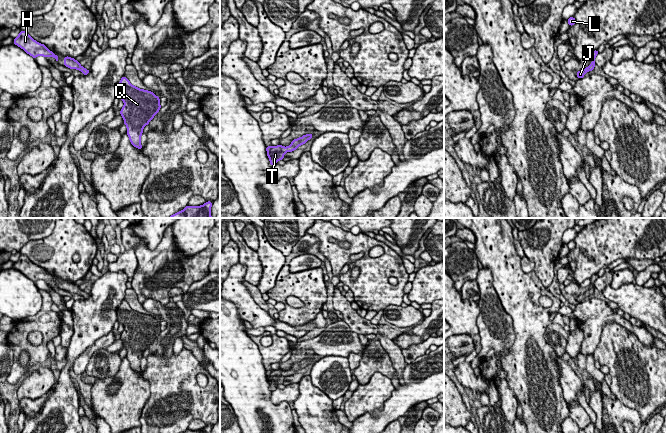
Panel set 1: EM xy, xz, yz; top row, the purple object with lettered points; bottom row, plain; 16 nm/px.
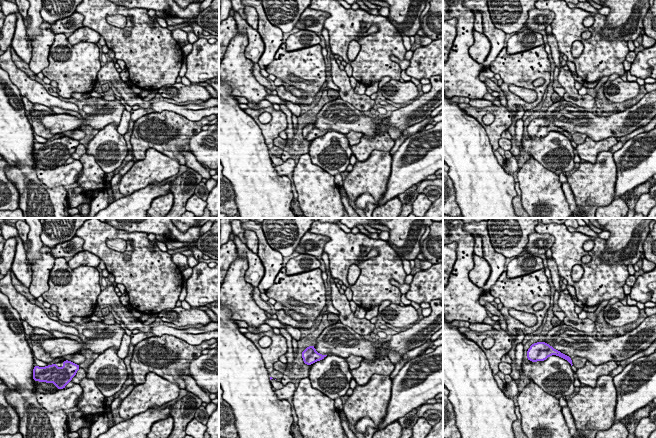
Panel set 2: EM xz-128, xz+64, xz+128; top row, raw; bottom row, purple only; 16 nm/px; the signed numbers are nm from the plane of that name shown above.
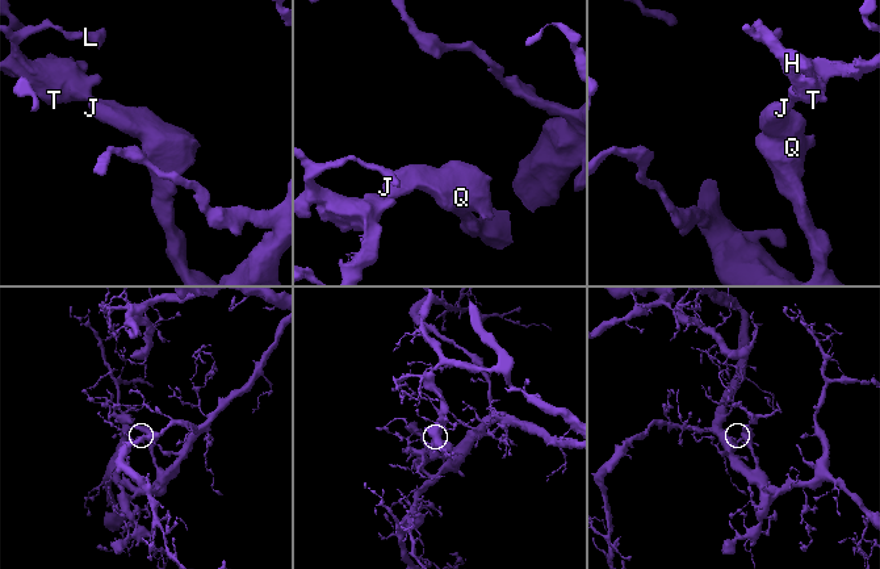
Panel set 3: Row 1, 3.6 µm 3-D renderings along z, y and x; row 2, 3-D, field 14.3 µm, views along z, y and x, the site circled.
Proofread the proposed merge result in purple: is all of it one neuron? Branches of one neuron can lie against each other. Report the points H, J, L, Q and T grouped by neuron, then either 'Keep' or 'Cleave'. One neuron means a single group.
Groups: H J L Q T. Keep

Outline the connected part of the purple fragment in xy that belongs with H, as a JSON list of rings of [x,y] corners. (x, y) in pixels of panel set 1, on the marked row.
[[[24,30],[20,31],[19,35],[14,39],[13,44],[19,46],[27,54],[31,55],[34,59],[37,56],[44,56],[46,58],[54,57],[56,61],[58,61],[59,55],[55,55],[44,44],[35,41]]]

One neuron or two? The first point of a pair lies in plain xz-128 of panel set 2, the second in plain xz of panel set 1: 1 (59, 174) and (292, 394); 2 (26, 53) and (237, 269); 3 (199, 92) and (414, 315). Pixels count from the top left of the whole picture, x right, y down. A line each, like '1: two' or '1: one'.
1: one
2: two
3: one

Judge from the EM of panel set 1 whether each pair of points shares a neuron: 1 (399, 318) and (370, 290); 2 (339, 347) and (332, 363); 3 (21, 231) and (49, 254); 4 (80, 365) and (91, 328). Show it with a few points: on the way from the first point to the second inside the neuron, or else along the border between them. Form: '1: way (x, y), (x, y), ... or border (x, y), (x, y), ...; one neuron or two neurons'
1: border (400, 305), (387, 305), (383, 309); two neurons
2: border (346, 356), (322, 357); two neurons
3: border (52, 229), (49, 235), (29, 240), (19, 250); two neurons
4: border (102, 335), (76, 359), (71, 367); two neurons

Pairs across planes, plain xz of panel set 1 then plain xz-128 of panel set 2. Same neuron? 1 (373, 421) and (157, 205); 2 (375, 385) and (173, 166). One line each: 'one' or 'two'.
1: two
2: one

